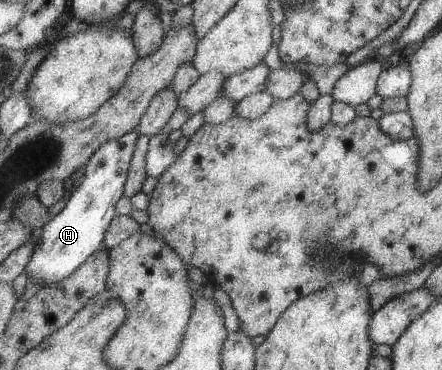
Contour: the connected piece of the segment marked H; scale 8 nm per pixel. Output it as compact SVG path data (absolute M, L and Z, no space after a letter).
M139 131L111 139L99 147L85 168L84 177L75 185L67 207L43 227L41 241L25 274L33 281L57 283L77 272L83 263L103 247L107 231L117 215L118 202L125 196L128 175L138 141Z

